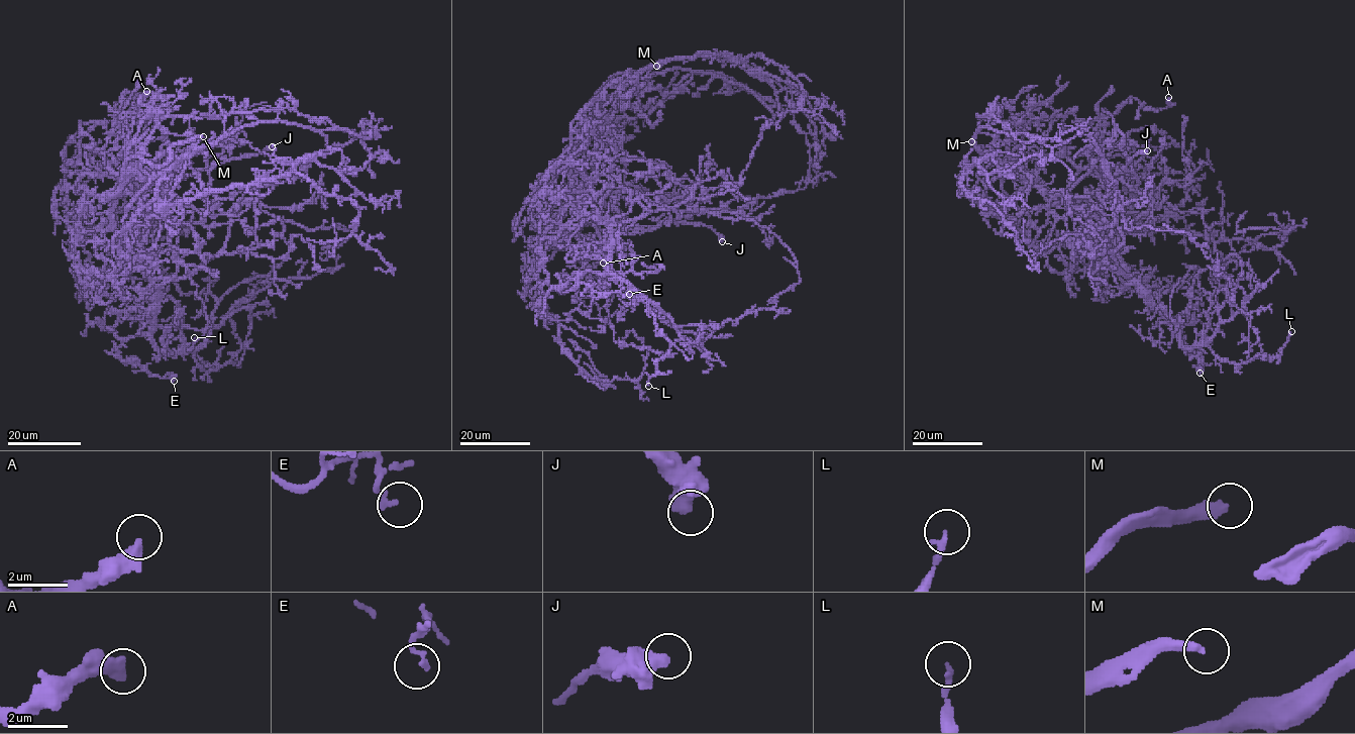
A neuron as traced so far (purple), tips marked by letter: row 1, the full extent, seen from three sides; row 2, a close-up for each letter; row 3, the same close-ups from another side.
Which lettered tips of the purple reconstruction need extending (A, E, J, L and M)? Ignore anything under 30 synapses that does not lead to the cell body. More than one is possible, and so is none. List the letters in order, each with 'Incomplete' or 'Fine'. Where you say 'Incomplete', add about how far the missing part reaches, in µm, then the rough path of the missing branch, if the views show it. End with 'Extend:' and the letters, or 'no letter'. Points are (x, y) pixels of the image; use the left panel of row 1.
A: Fine
E: Fine
J: Fine
L: Fine
M: Incomplete. Missing length about 20 µm. Course of what is missing: (203, 136), (203, 134), (196, 134), (195, 139), (221, 162)
Extend: M

